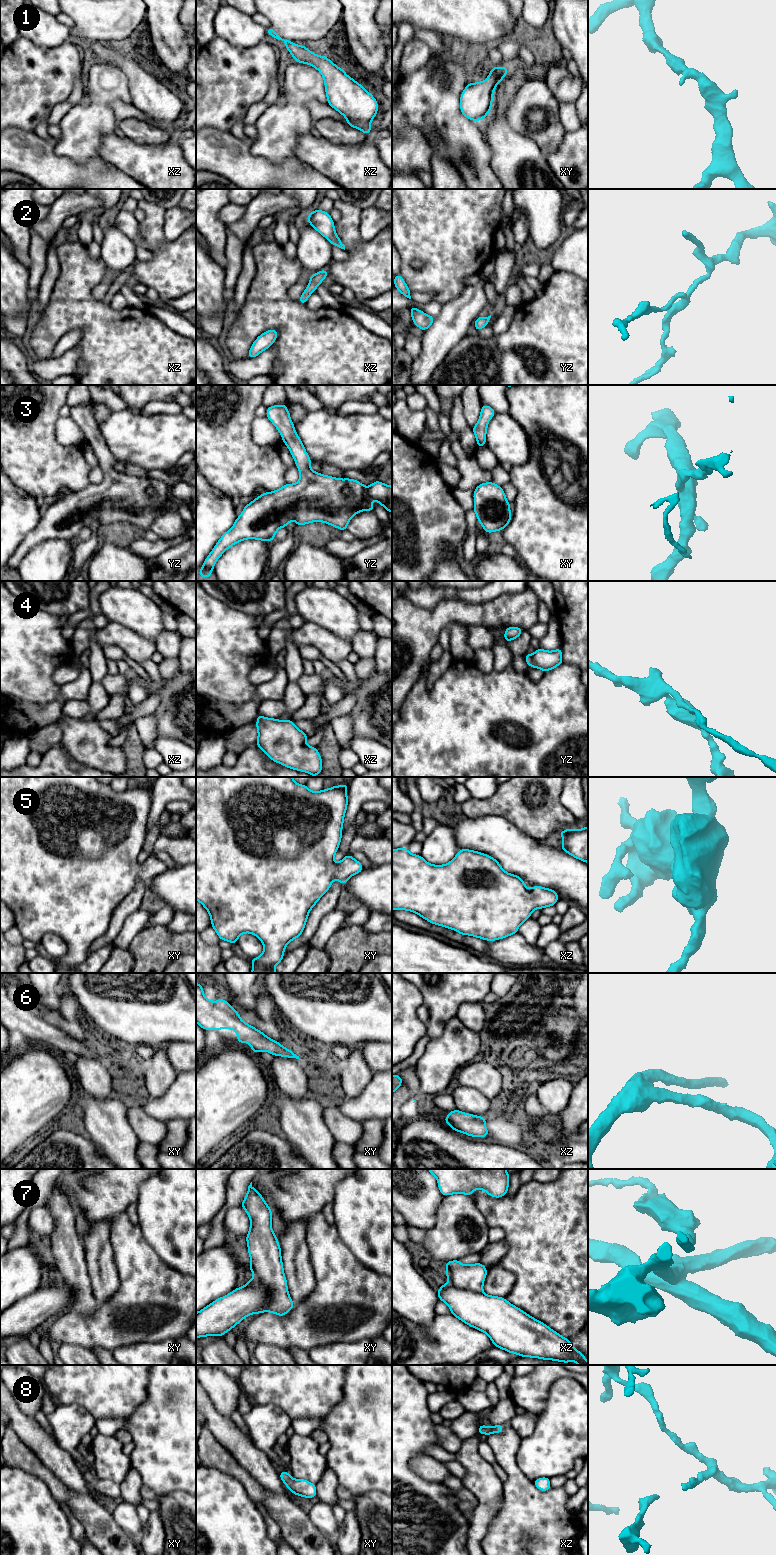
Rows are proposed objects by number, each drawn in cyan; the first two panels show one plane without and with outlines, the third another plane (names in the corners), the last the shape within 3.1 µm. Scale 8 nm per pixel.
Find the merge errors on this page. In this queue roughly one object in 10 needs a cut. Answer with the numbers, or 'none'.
7

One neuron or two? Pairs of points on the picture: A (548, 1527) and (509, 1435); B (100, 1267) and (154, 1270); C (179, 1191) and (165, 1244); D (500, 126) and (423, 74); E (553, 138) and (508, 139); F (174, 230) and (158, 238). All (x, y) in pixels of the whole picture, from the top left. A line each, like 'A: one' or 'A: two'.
A: one
B: two
C: one
D: two
E: two
F: two

